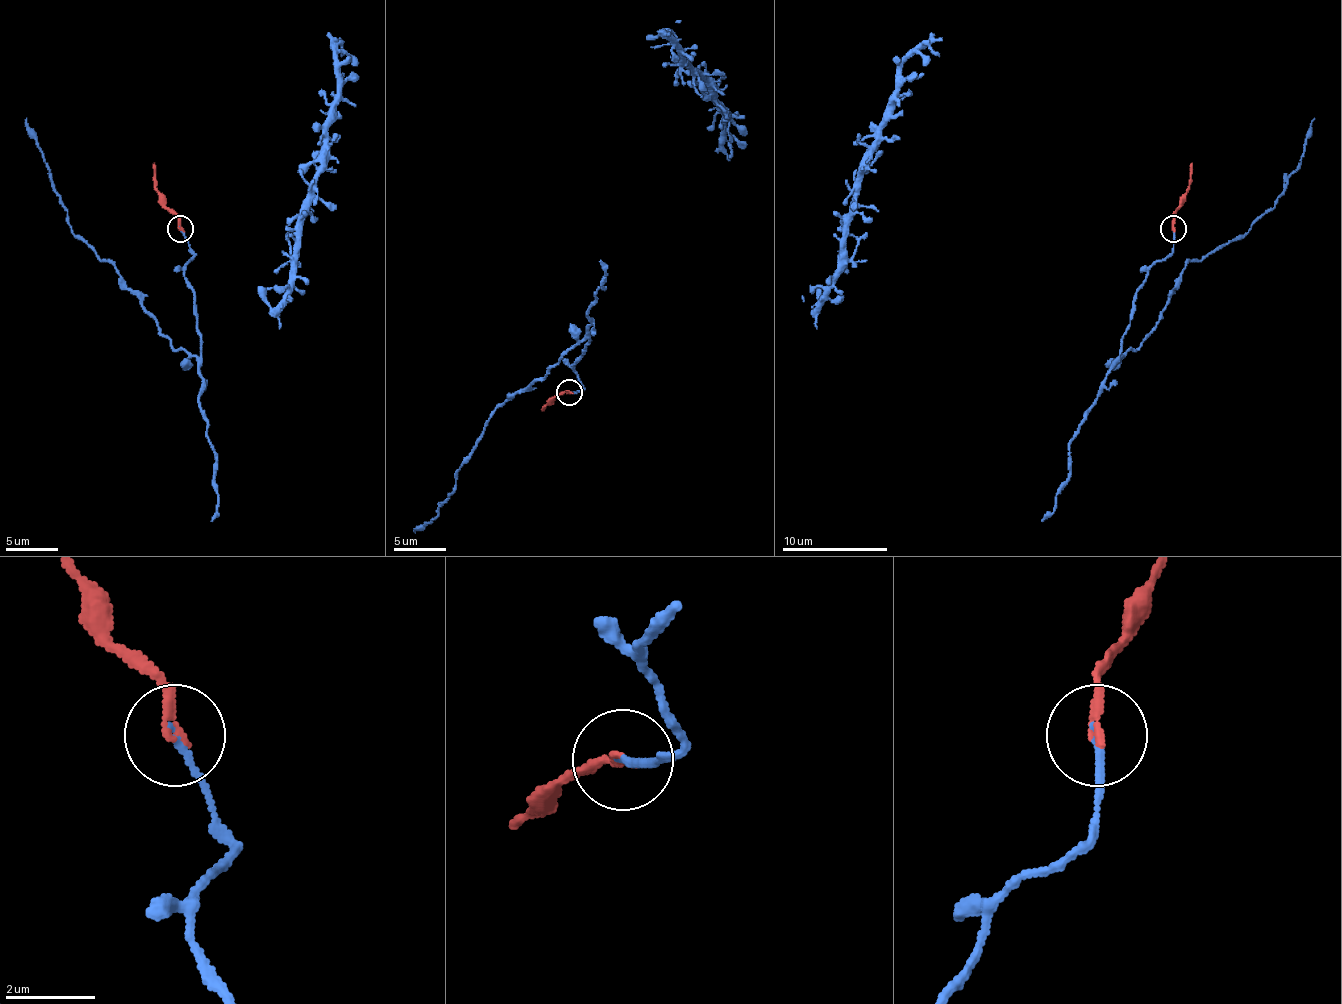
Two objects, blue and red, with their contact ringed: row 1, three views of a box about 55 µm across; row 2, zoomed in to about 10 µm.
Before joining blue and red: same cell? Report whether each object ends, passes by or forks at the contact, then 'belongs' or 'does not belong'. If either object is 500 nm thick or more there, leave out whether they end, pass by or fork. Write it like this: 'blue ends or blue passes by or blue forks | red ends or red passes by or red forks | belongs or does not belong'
blue ends | red ends | belongs

